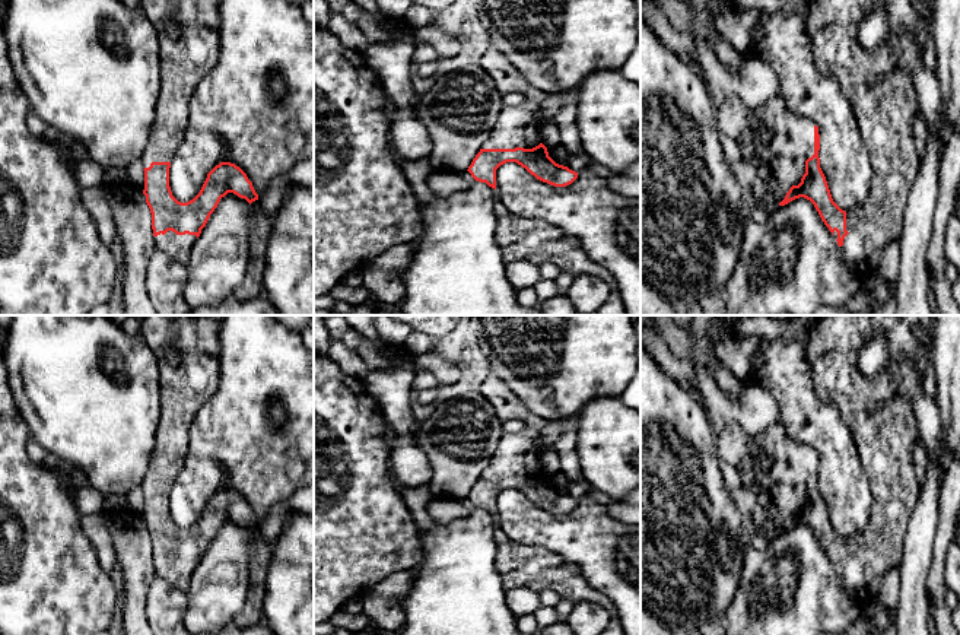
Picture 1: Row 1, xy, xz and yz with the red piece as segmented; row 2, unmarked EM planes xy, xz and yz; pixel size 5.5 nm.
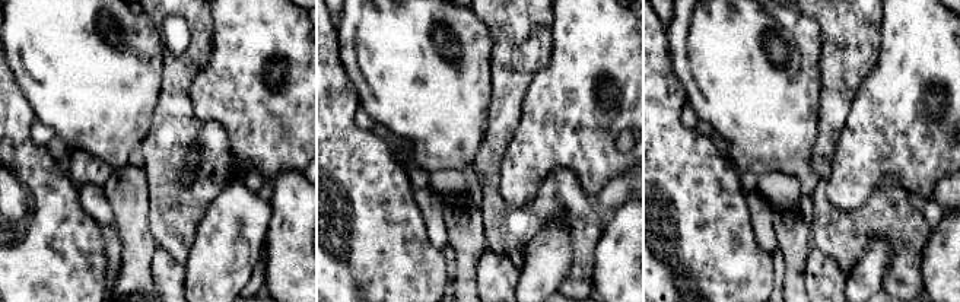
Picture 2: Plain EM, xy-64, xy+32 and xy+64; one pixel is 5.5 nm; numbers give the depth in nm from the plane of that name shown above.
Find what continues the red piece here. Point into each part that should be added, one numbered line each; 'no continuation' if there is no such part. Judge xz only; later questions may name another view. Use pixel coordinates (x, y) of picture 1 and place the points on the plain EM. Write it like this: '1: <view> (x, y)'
1: xz (518, 453)

